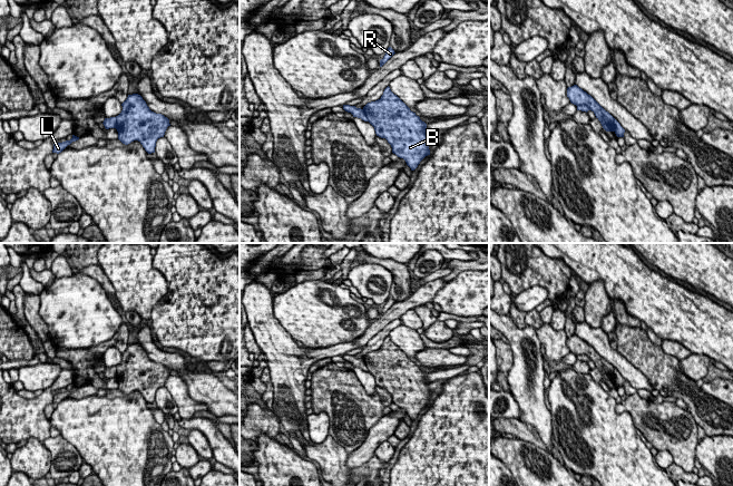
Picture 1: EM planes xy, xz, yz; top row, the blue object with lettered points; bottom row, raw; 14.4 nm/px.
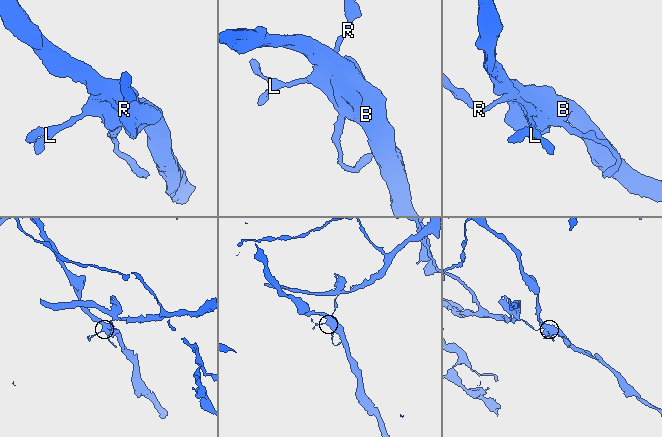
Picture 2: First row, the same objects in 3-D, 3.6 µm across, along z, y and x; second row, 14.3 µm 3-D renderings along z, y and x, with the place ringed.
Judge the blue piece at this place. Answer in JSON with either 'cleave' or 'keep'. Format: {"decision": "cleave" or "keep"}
{"decision": "keep"}

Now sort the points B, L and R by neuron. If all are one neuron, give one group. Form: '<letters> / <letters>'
B L R

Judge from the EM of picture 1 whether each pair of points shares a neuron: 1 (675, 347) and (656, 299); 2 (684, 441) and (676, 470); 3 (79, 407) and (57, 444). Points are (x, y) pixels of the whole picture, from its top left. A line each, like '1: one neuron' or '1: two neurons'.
1: two neurons
2: two neurons
3: two neurons

